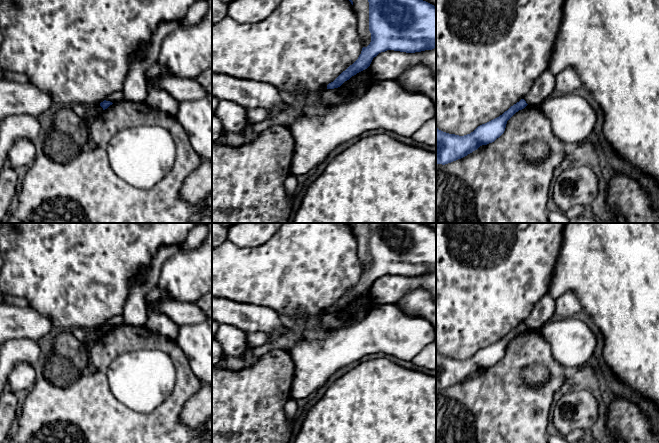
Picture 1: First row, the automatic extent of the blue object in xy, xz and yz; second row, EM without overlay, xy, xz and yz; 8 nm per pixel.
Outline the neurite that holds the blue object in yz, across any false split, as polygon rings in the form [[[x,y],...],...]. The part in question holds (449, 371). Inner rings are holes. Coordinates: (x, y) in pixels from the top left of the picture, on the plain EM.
[[[524,323],[511,330],[499,341],[478,350],[470,358],[449,358],[436,351],[436,388],[448,388],[461,383],[482,369],[494,366],[505,355],[507,345],[528,328]]]

